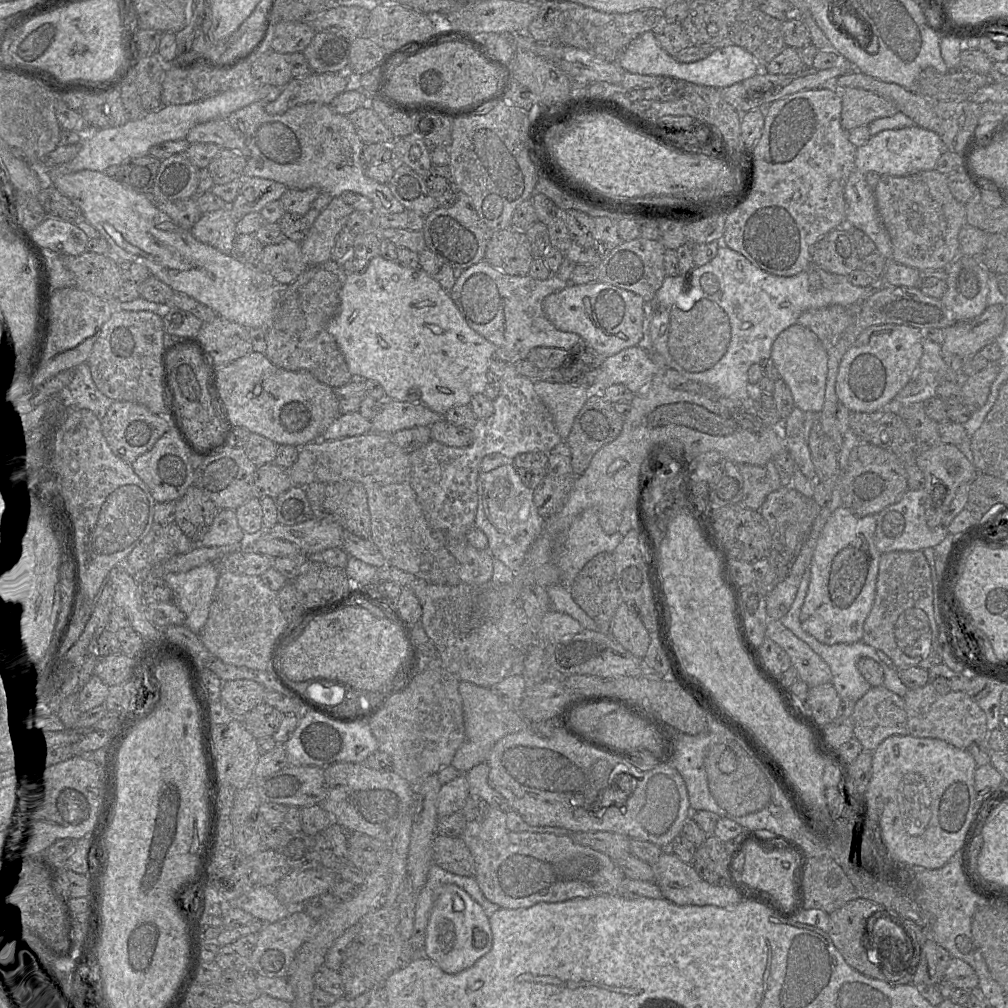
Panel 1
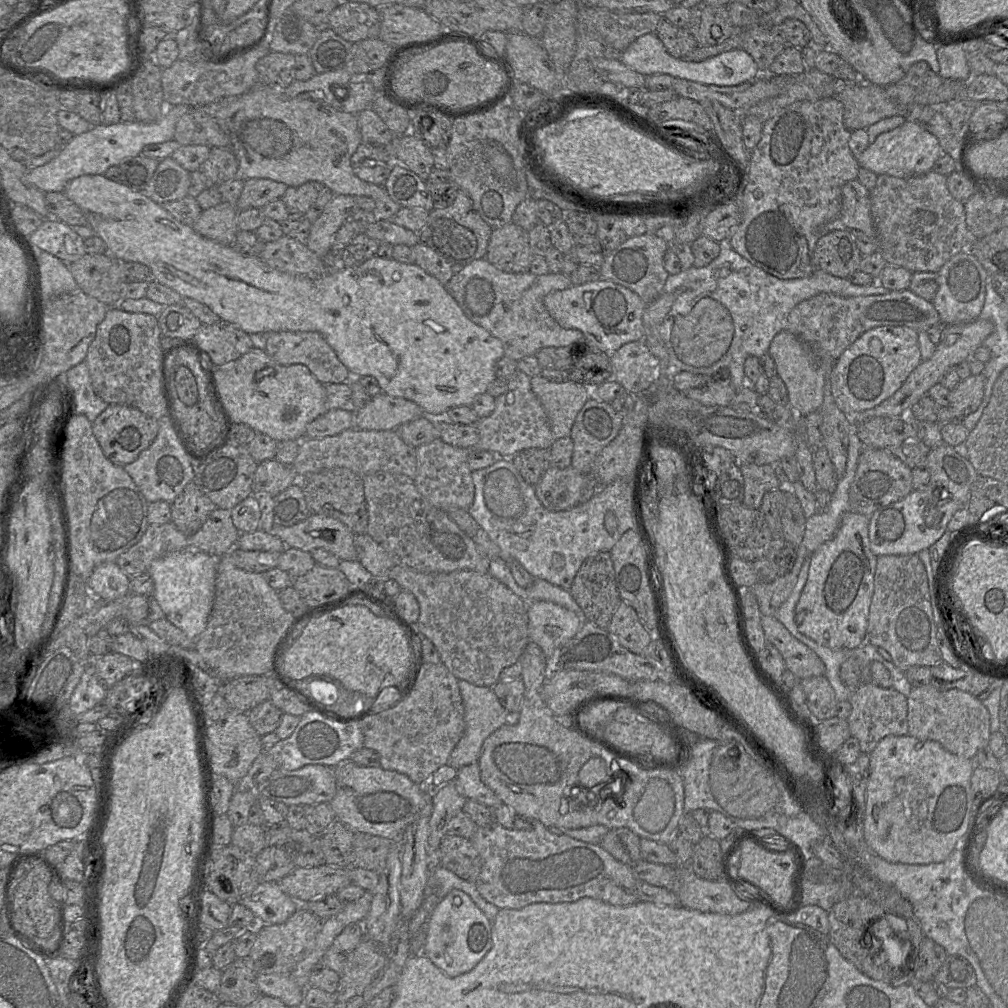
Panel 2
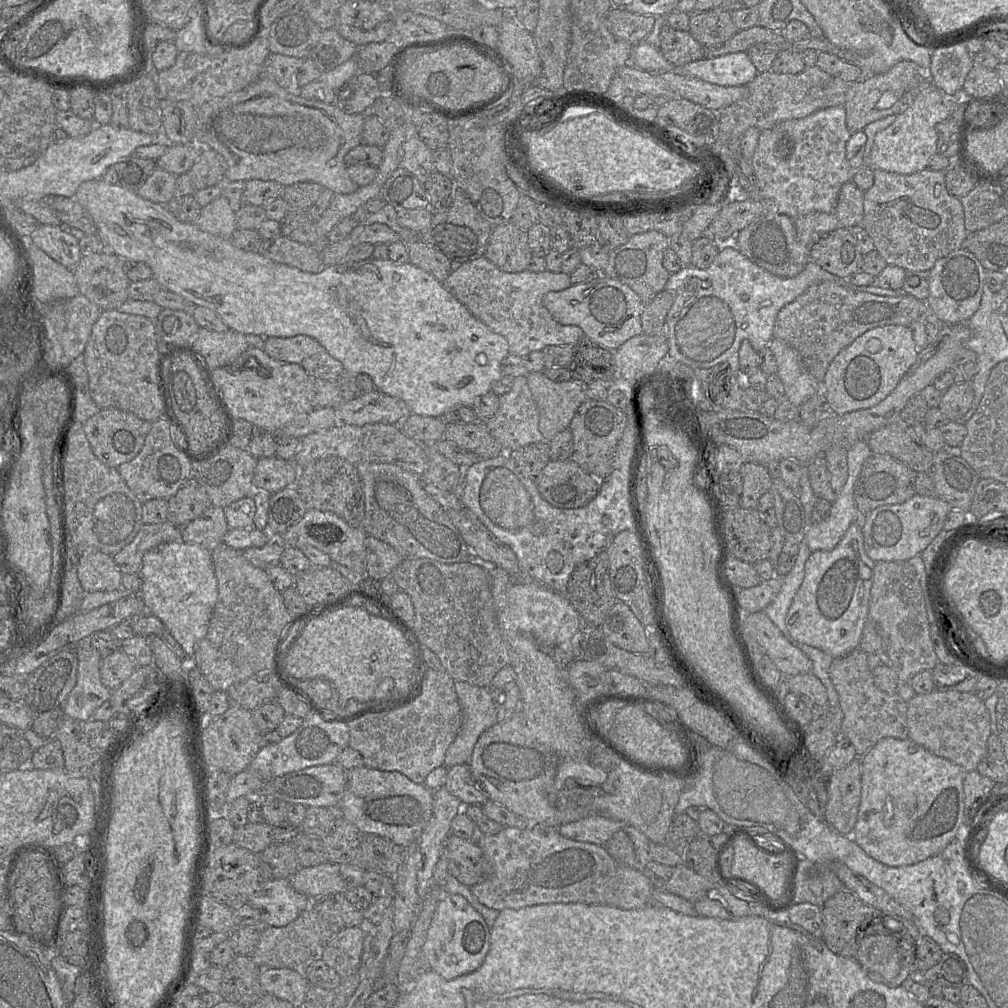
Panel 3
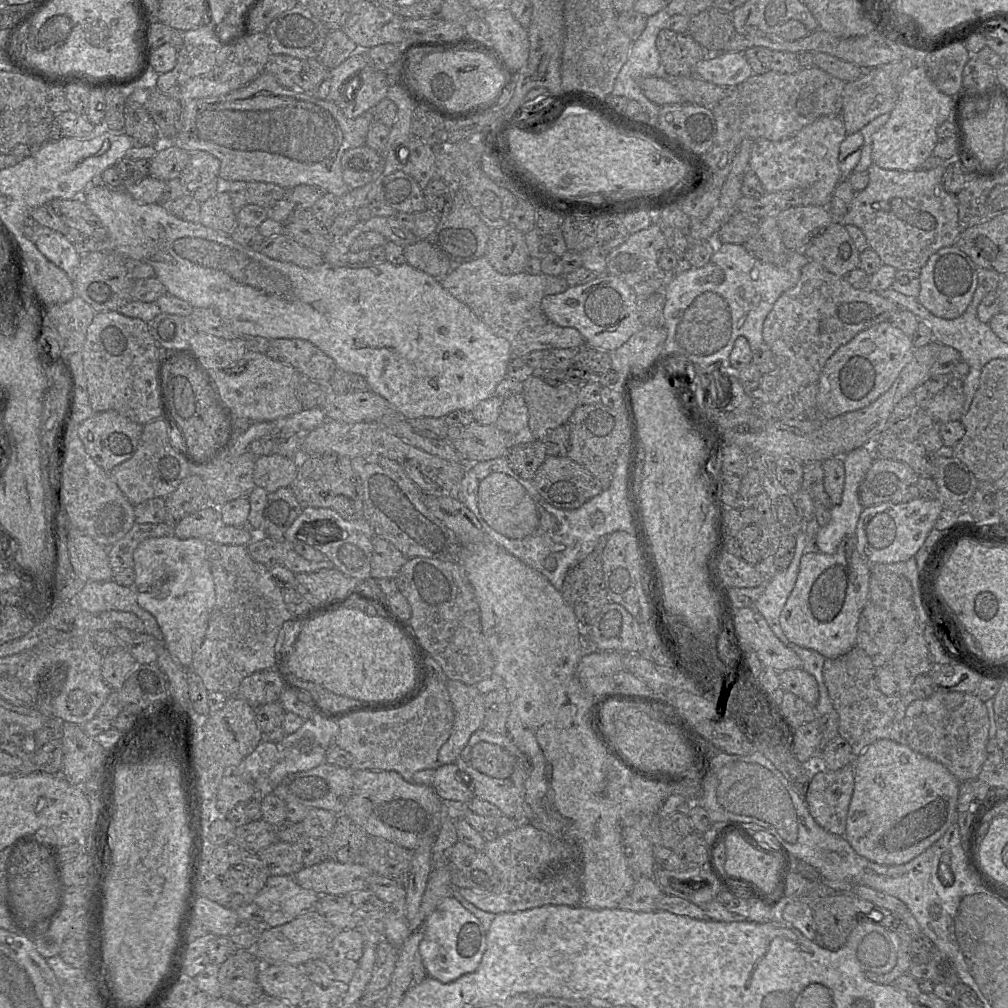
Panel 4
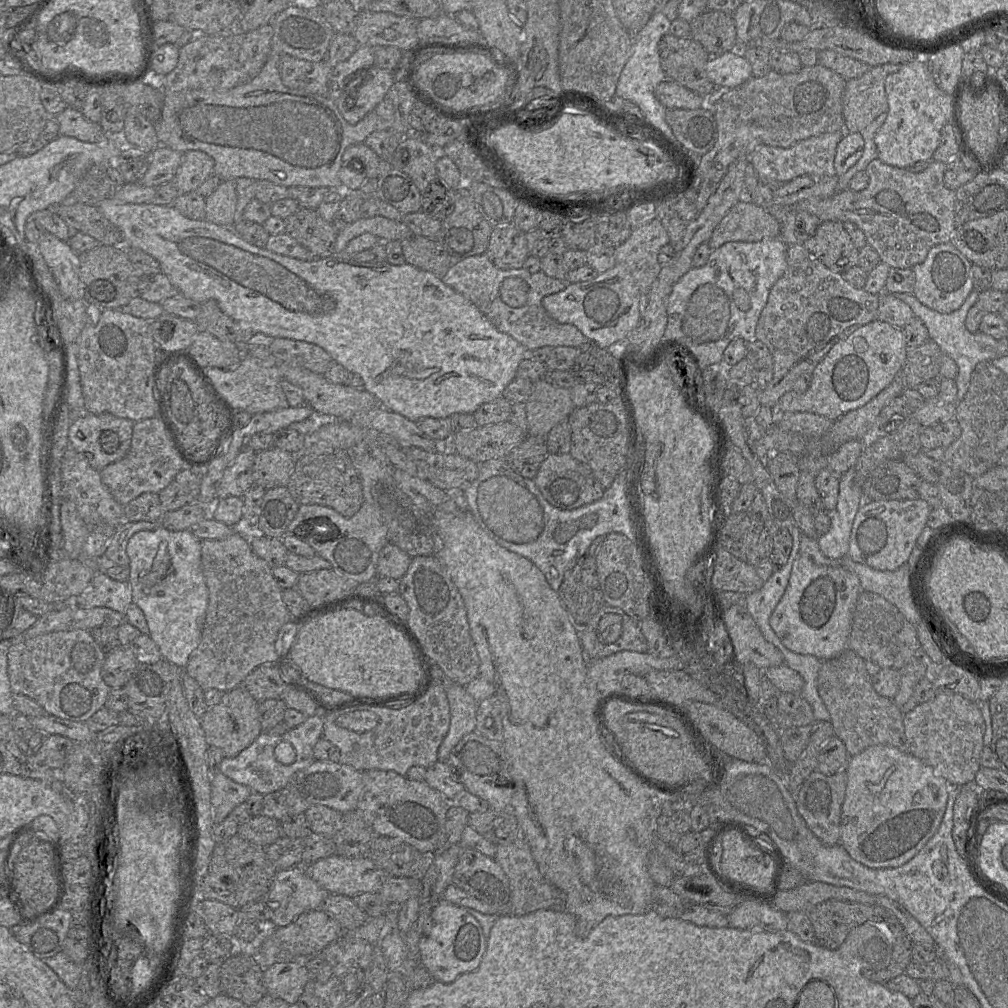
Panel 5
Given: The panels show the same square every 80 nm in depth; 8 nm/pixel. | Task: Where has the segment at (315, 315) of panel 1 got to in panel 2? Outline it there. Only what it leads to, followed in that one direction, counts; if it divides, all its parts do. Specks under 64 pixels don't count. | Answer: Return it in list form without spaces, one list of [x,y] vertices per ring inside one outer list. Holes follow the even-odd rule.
[[[272,332],[266,340],[265,352],[278,364],[289,366],[302,364],[306,366],[314,377],[322,384],[344,383],[352,379],[346,366],[339,360],[335,351],[318,332]]]

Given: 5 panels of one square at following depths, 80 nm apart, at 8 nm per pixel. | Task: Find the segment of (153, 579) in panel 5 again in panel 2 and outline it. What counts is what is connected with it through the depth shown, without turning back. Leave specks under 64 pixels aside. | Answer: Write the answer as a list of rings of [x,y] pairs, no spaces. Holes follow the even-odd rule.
[[[188,548],[153,560],[147,572],[154,583],[152,597],[161,607],[165,619],[185,632],[190,639],[197,639],[206,629],[214,603],[217,558]]]

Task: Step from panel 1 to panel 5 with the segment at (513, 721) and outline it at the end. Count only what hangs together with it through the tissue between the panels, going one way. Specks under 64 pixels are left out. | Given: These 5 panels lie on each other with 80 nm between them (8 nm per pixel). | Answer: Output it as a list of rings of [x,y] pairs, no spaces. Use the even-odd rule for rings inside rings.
[[[453,683],[446,690],[450,708],[449,730],[438,749],[438,760],[446,761],[452,749],[476,728],[477,702],[465,686]]]

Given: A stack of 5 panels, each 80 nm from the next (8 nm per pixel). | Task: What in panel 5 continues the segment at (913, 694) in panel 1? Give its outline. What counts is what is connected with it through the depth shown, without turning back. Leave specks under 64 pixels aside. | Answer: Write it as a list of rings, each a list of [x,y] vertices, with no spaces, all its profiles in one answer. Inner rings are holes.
[[[937,693],[927,702],[918,704],[913,710],[903,715],[905,736],[909,752],[942,776],[952,787],[973,782],[980,766],[981,751],[984,747],[983,735],[985,722],[977,702],[970,701],[956,693]]]

